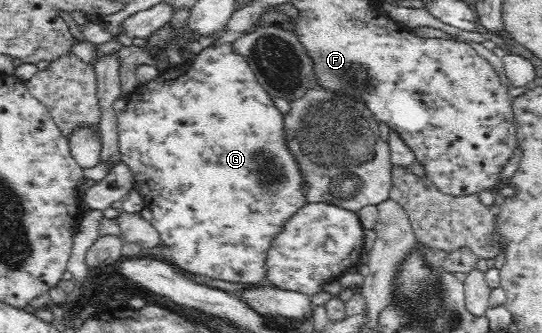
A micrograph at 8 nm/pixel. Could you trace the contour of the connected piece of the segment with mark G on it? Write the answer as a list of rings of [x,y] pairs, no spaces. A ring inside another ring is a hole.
[[[221,35],[206,43],[200,49],[194,49],[184,63],[168,65],[160,71],[158,77],[146,83],[140,83],[135,91],[125,97],[126,105],[116,114],[114,135],[116,135],[116,157],[132,176],[132,187],[143,202],[143,209],[150,215],[150,223],[158,232],[166,261],[192,274],[200,273],[220,281],[234,281],[255,284],[266,277],[265,259],[274,236],[280,233],[288,218],[297,211],[298,206],[308,201],[302,188],[302,174],[297,158],[286,143],[283,114],[275,106],[271,95],[256,81],[252,69],[248,66],[238,48]]]

